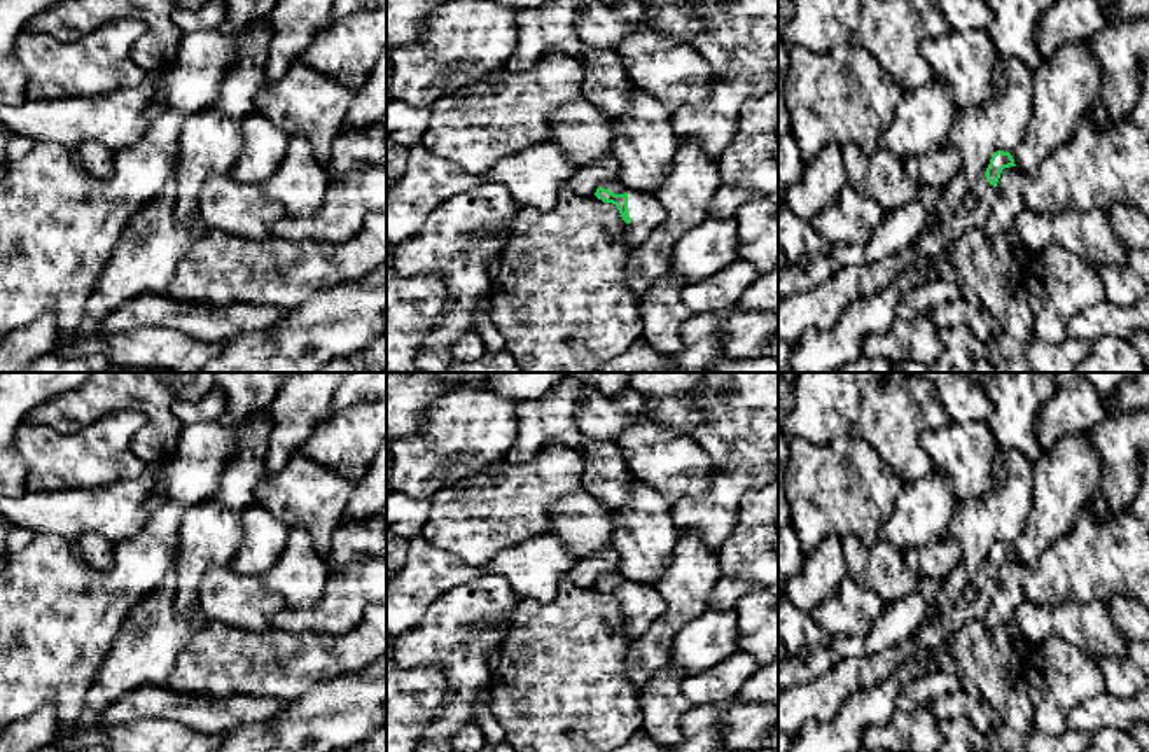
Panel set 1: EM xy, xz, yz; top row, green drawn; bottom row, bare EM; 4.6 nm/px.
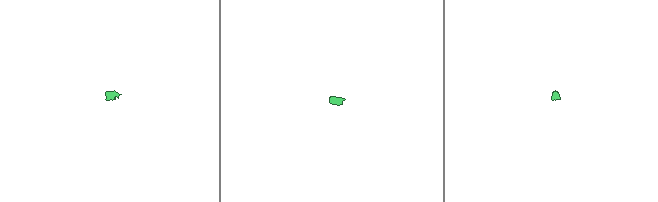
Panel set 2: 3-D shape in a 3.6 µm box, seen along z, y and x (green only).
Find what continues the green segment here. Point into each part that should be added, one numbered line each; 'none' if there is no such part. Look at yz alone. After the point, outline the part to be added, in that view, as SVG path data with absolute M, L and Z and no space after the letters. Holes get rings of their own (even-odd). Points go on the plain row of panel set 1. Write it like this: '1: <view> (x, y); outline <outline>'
1: yz (819, 700); outline M983 567L958 591L955 605L929 628L871 659L843 659L818 679L778 693L778 733L796 740L806 724L832 721L850 694L887 680L909 659L930 658L948 635L986 616L997 589L997 579Z

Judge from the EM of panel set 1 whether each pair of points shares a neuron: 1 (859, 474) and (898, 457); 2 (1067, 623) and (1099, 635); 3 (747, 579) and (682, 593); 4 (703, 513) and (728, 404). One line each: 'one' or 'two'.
1: two
2: one
3: two
4: one

